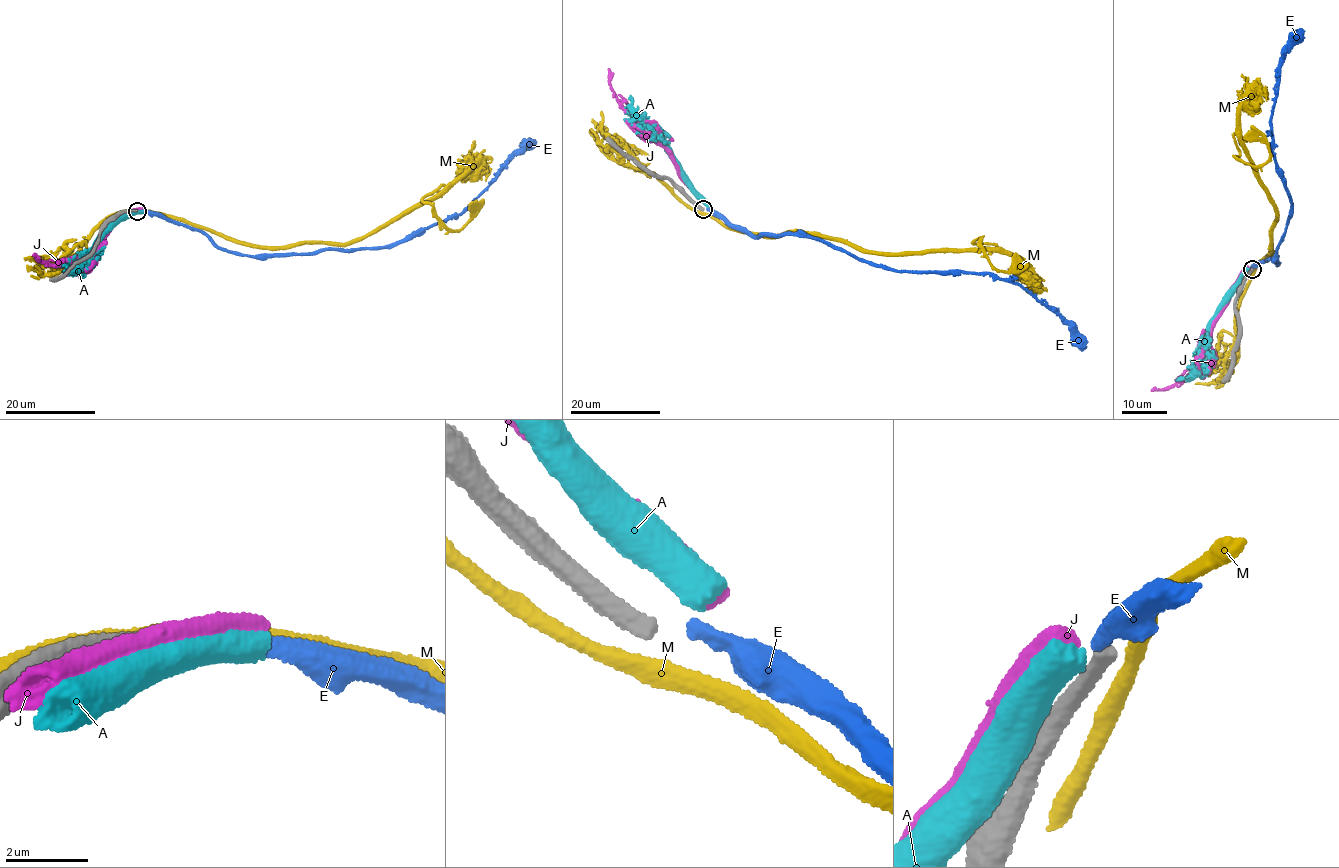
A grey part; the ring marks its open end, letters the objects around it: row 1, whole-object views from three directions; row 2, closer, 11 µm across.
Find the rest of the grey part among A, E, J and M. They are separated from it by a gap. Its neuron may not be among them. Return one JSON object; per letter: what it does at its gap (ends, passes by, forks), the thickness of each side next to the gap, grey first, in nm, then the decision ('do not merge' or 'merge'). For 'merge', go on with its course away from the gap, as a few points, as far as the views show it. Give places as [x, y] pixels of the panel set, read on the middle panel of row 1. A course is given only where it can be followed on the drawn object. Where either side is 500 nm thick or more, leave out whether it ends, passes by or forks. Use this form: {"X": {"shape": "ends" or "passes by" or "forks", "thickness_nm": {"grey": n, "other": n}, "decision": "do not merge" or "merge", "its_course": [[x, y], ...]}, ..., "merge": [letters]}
{"A": {"thickness_nm": {"grey": 400, "other": 700}, "decision": "do not merge"}, "E": {"shape": "ends", "thickness_nm": {"grey": 400, "other": 400}, "decision": "merge", "its_course": [[707, 209], [756, 236], [805, 233], [900, 271], [991, 273], [1049, 307], [1082, 351]]}, "J": {"thickness_nm": {"grey": 400, "other": 550}, "decision": "do not merge"}, "M": {"shape": "passes by", "thickness_nm": {"grey": 400, "other": 440}, "decision": "do not merge"}, "merge": ["E"]}

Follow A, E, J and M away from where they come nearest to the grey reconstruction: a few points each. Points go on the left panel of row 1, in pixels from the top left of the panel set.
A: (139, 211), (120, 222), (102, 237), (96, 253), (75, 265), (67, 268), (63, 266)
E: (141, 210), (158, 212), (198, 229), (221, 248), (252, 256), (402, 242), (460, 213), (508, 158), (532, 142)
J: (140, 210), (137, 208), (116, 219), (104, 240), (73, 259), (52, 264), (32, 254)
M: (138, 211), (264, 247), (366, 237), (435, 199), (440, 186), (422, 200), (454, 231), (468, 220), (470, 203)

